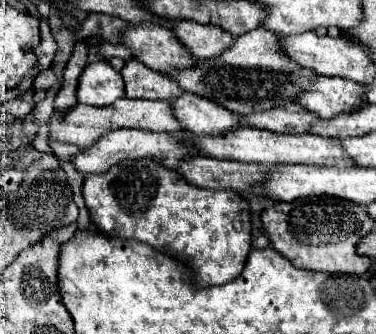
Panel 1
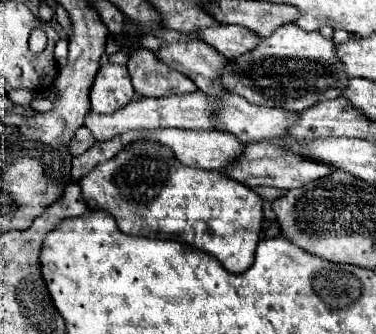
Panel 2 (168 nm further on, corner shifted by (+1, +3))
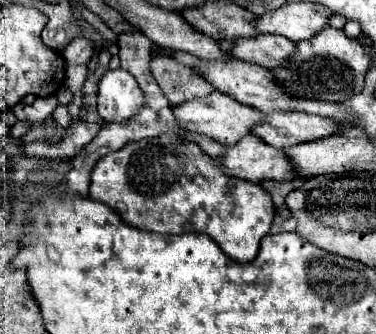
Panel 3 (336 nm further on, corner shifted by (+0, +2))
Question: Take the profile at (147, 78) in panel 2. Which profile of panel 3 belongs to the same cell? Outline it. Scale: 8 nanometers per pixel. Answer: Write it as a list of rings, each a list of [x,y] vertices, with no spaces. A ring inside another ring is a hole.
[[[154,56],[150,60],[150,72],[172,104],[180,104],[214,92],[214,88],[190,66],[184,66],[170,56]]]

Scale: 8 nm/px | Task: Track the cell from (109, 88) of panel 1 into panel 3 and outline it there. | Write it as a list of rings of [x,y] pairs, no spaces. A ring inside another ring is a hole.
[[[108,70],[98,84],[98,114],[104,122],[124,122],[144,104],[142,90],[126,70]]]

